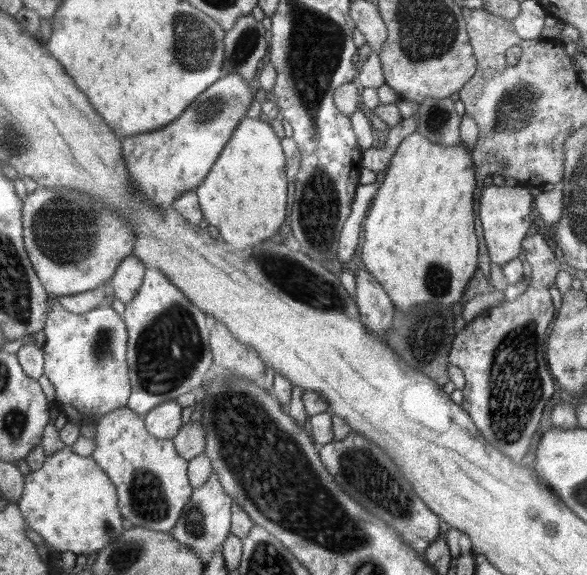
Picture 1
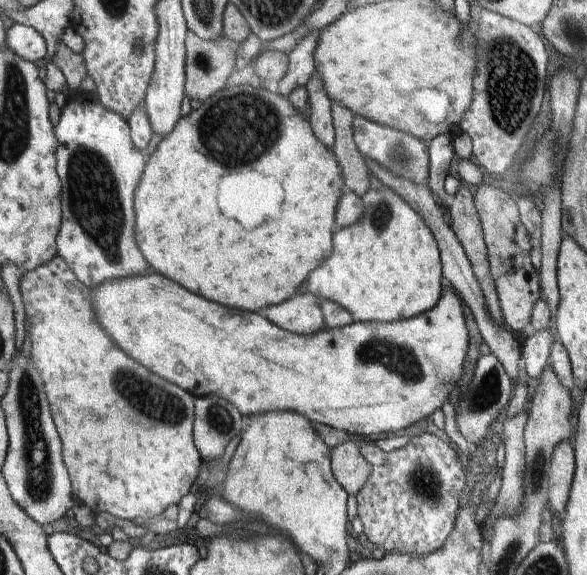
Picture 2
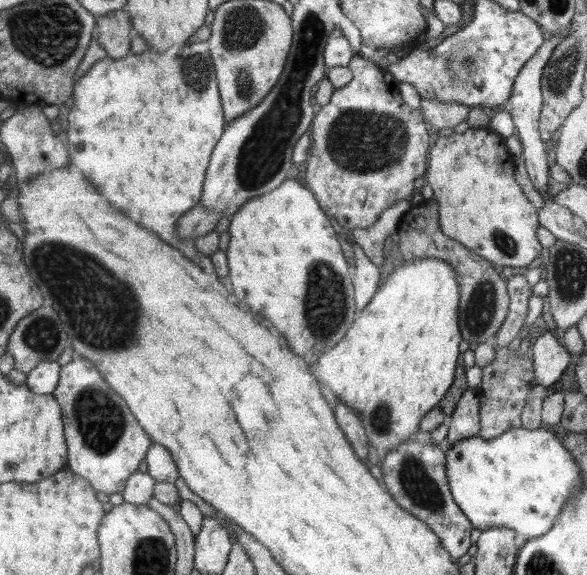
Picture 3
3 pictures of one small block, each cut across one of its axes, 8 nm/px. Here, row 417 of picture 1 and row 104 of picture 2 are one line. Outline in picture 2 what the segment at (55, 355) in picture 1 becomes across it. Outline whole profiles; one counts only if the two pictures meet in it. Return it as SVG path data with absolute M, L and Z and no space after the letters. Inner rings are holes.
M80 91L71 92L54 127L58 140L56 172L62 188L62 224L56 252L78 281L92 288L109 279L150 271L134 238L134 194L147 158L132 144L127 120L98 102L84 101L83 95Z

